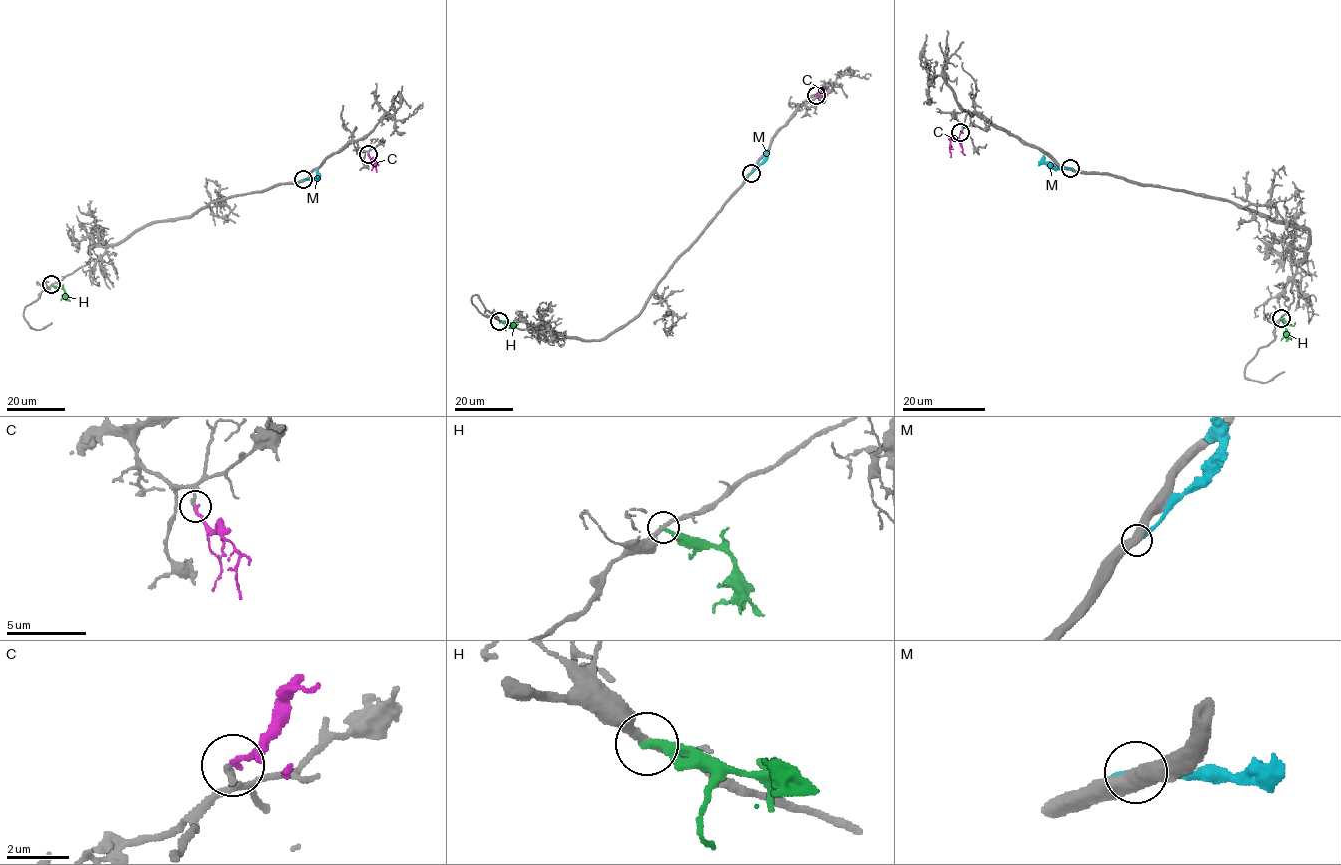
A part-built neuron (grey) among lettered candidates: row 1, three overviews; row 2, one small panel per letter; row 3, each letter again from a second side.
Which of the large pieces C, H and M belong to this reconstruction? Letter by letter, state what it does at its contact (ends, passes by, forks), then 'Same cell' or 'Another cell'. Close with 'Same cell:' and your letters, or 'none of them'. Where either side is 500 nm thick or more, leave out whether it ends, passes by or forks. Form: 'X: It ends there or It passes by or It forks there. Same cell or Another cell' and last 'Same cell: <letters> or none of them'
C: It ends there. Another cell
H: It ends there. Another cell
M: It ends there. Another cell
Same cell: none of them

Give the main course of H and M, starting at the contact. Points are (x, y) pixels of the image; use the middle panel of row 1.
H: (500, 321), (512, 324), (508, 327)
M: (751, 173), (767, 155), (764, 154)

